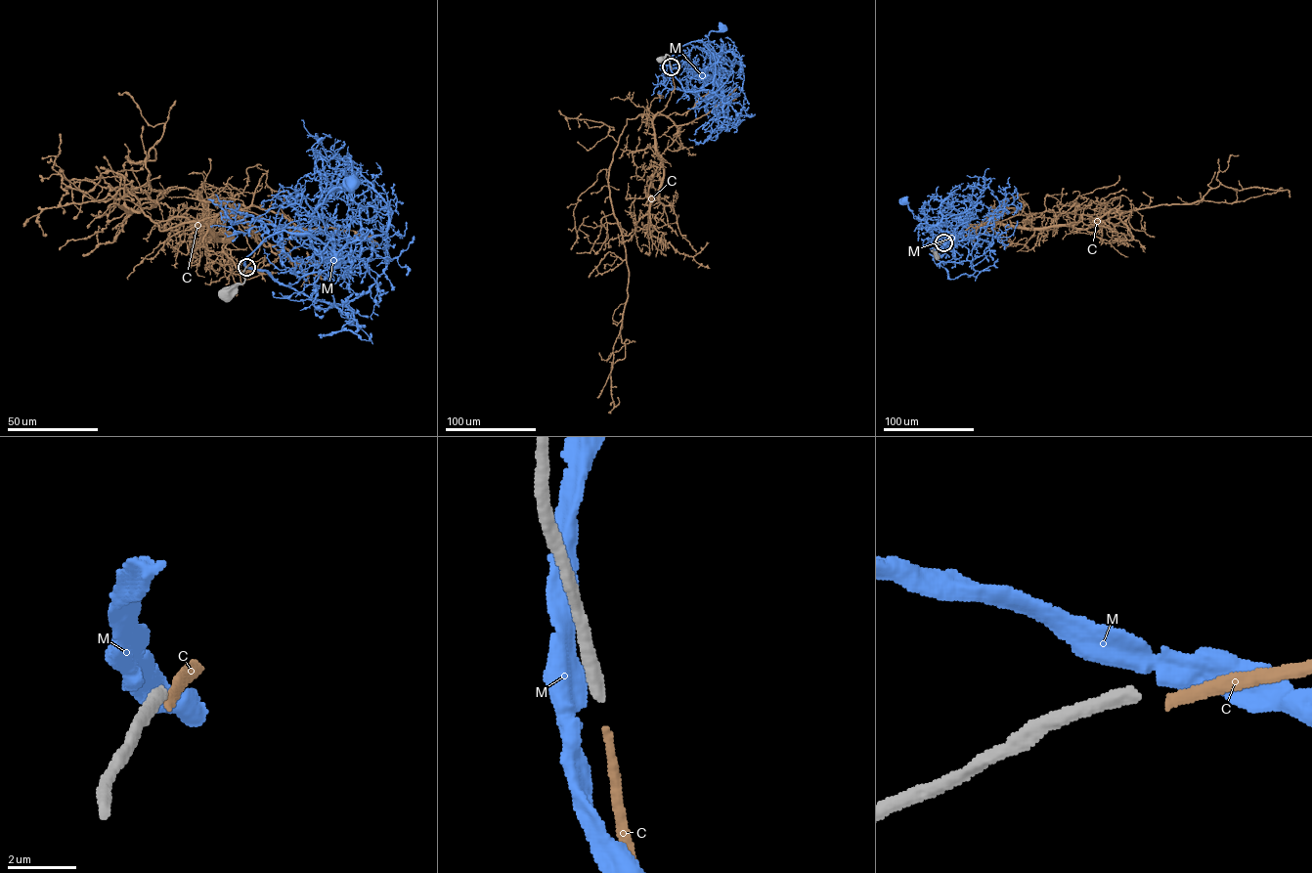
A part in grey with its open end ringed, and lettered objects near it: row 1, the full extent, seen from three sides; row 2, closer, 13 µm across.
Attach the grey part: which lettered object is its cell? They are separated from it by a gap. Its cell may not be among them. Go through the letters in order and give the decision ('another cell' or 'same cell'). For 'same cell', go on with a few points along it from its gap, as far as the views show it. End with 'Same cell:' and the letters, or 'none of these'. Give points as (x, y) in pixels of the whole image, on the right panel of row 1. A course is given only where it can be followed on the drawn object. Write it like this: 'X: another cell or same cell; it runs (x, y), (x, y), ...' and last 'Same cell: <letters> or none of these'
C: another cell
M: another cell
Same cell: none of these

